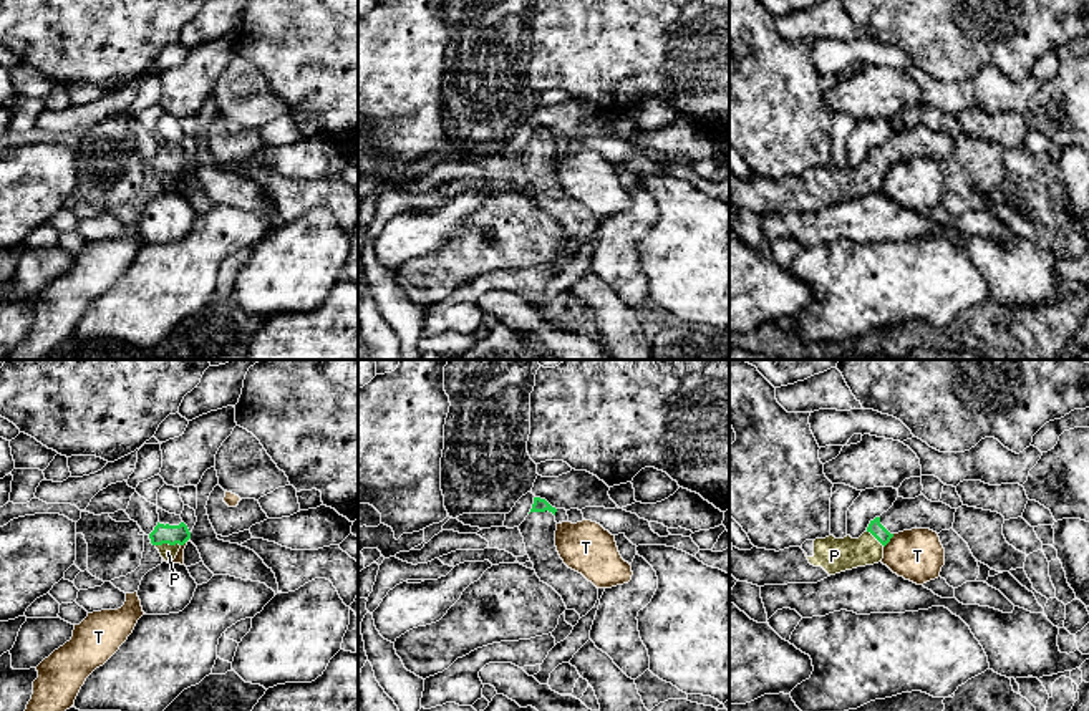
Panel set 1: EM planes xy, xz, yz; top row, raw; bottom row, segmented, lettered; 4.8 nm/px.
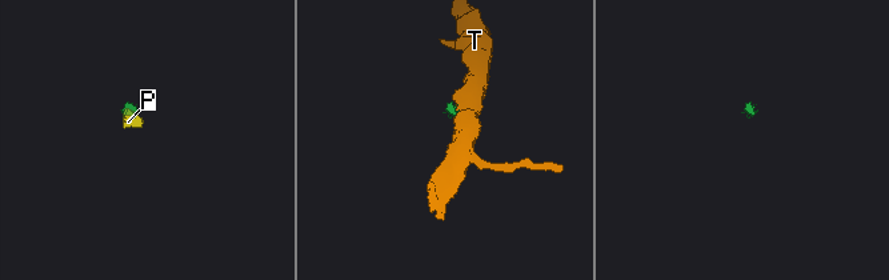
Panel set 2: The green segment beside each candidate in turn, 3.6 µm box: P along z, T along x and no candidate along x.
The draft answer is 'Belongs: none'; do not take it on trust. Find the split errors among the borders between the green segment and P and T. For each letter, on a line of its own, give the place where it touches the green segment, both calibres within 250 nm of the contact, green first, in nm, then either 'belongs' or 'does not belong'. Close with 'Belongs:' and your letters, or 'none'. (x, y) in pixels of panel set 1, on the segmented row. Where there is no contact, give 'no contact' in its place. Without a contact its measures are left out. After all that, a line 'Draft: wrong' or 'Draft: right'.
P: xy (168, 542) | 100/80 nm | belongs
T: yz (889, 541) | 70/260 nm | does not belong
Belongs: P
Draft: wrong

